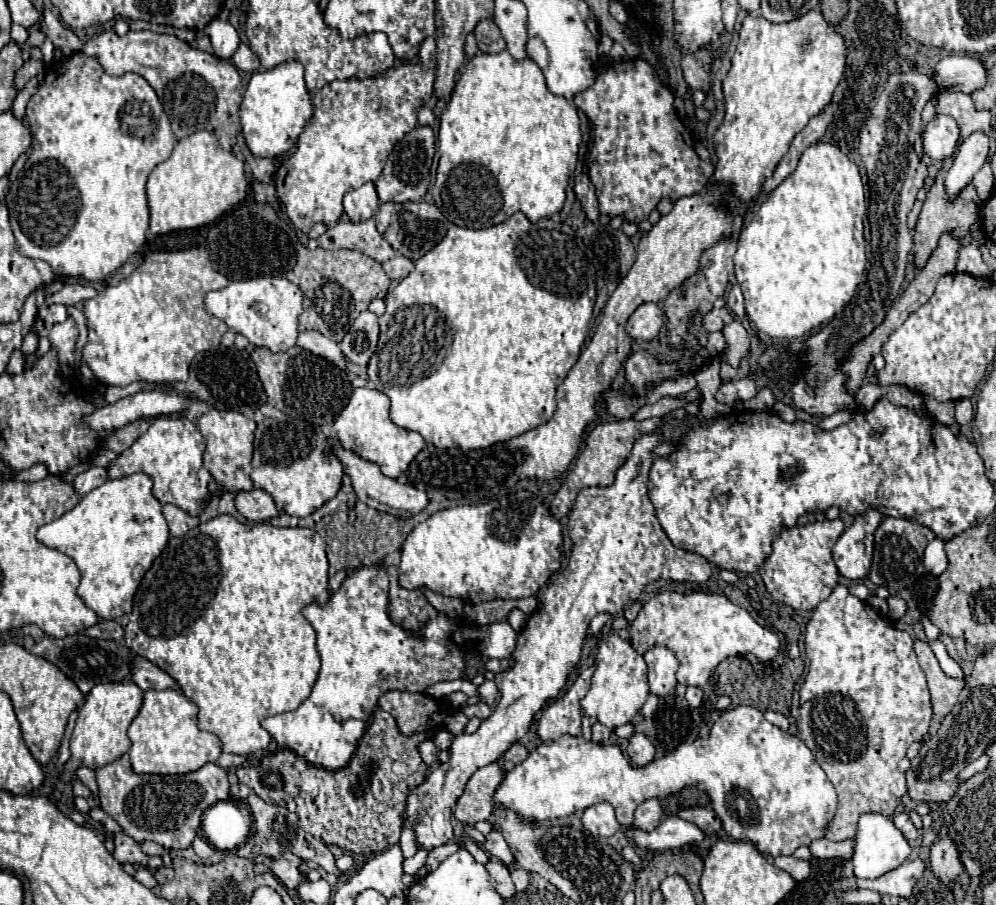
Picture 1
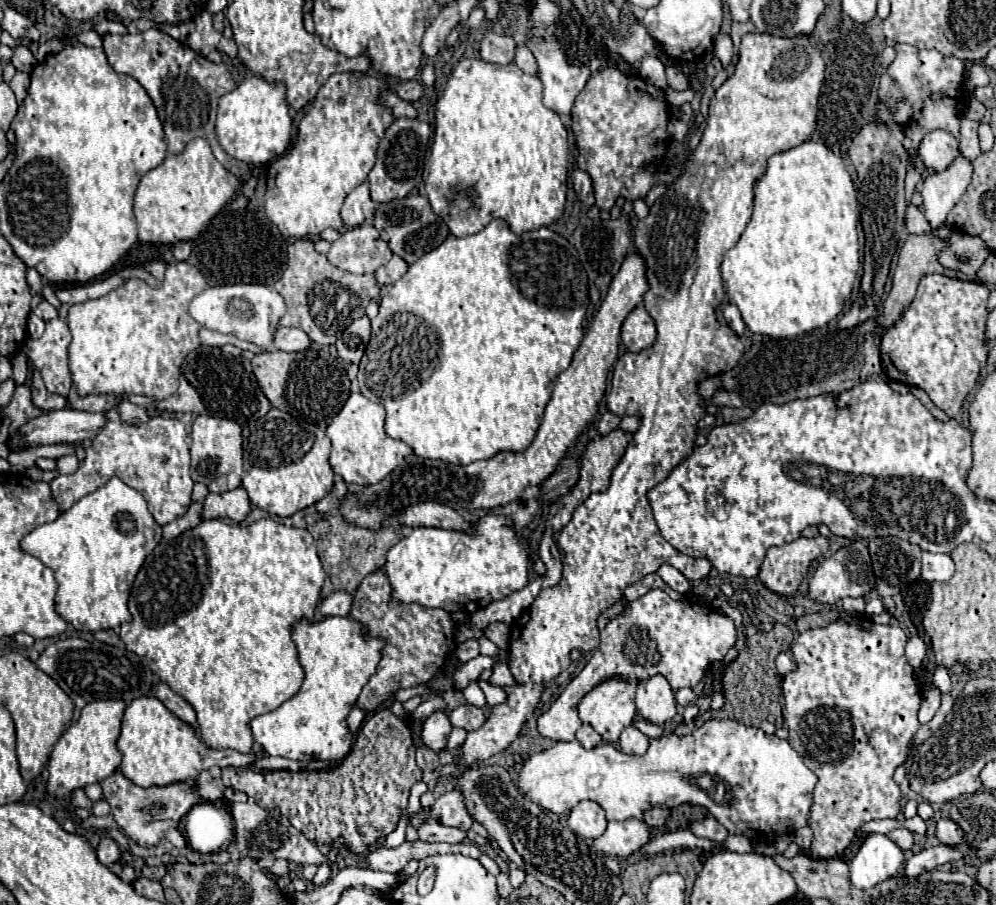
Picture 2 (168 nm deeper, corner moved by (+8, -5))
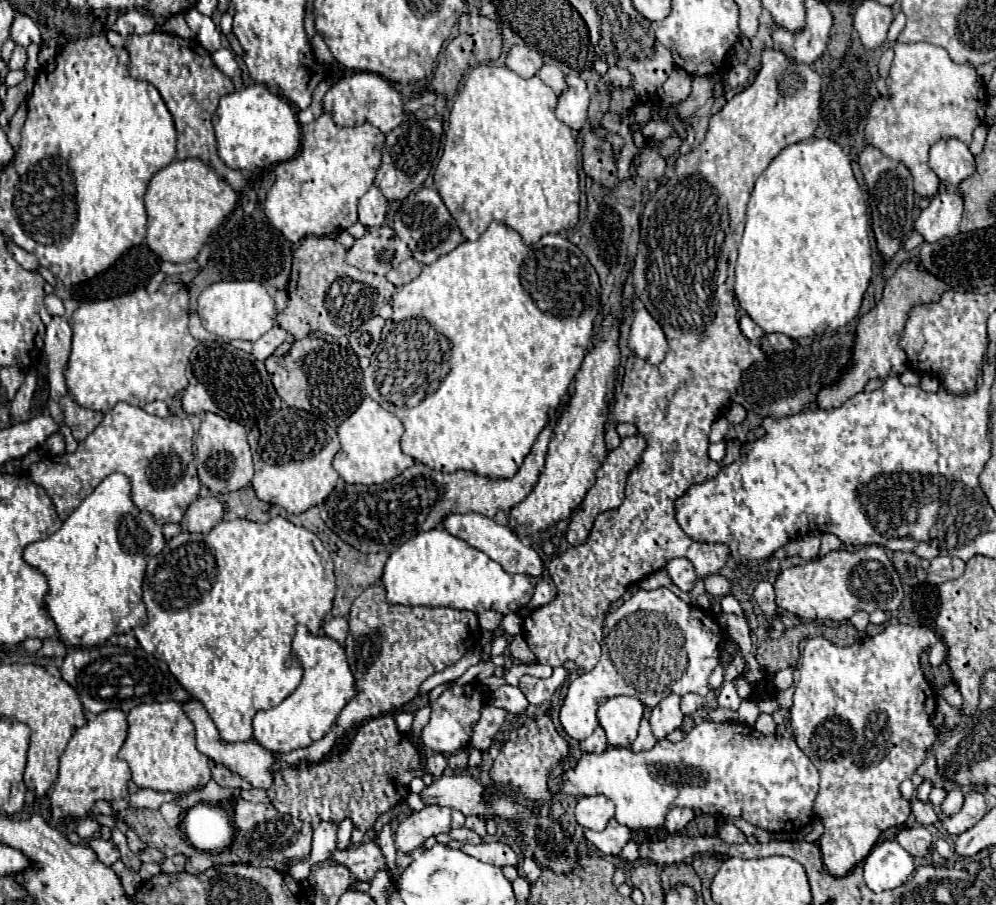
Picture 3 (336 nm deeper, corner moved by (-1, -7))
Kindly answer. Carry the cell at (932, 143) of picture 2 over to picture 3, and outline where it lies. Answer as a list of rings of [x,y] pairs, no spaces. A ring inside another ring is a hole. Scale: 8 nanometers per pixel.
[[[946,139],[932,145],[930,169],[938,175],[944,185],[954,187],[976,171],[976,161],[966,143],[958,139]]]

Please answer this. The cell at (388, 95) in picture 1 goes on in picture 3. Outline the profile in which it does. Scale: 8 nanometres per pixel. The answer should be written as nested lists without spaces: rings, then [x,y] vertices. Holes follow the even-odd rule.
[[[322,113],[300,129],[300,151],[292,159],[276,165],[276,181],[264,205],[268,221],[292,243],[308,235],[334,235],[356,223],[358,201],[372,187],[384,145],[384,133],[380,129],[368,123],[342,129],[334,125],[328,113]]]

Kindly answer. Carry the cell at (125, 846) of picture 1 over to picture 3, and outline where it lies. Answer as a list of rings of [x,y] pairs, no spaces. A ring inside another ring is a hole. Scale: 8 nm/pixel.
[[[90,839],[88,847],[98,855],[98,861],[102,861],[104,865],[112,865],[120,859],[120,853],[116,849],[116,845],[112,845],[112,841],[104,841],[104,839]]]

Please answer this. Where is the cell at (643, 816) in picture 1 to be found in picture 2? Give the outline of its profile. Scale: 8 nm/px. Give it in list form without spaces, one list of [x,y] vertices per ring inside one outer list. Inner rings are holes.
[[[653,807],[653,809],[649,809],[649,811],[643,813],[643,821],[649,827],[661,827],[665,823],[665,817],[667,817],[667,811],[661,809],[661,807]]]

